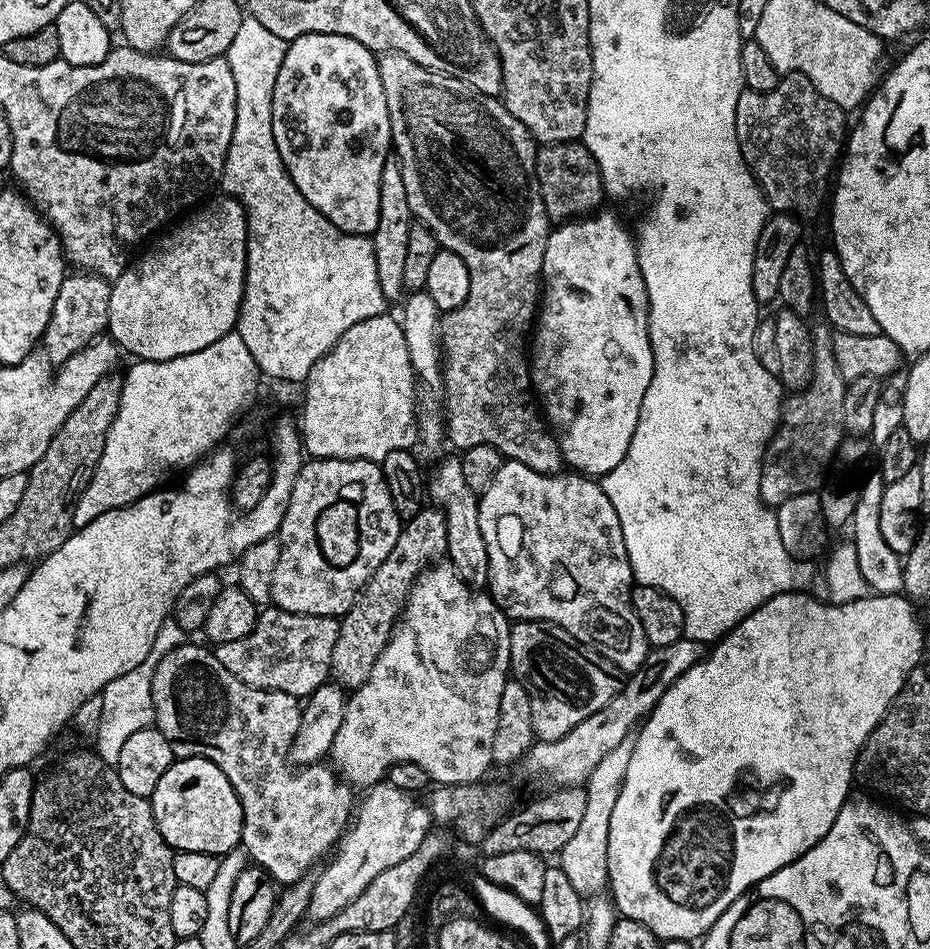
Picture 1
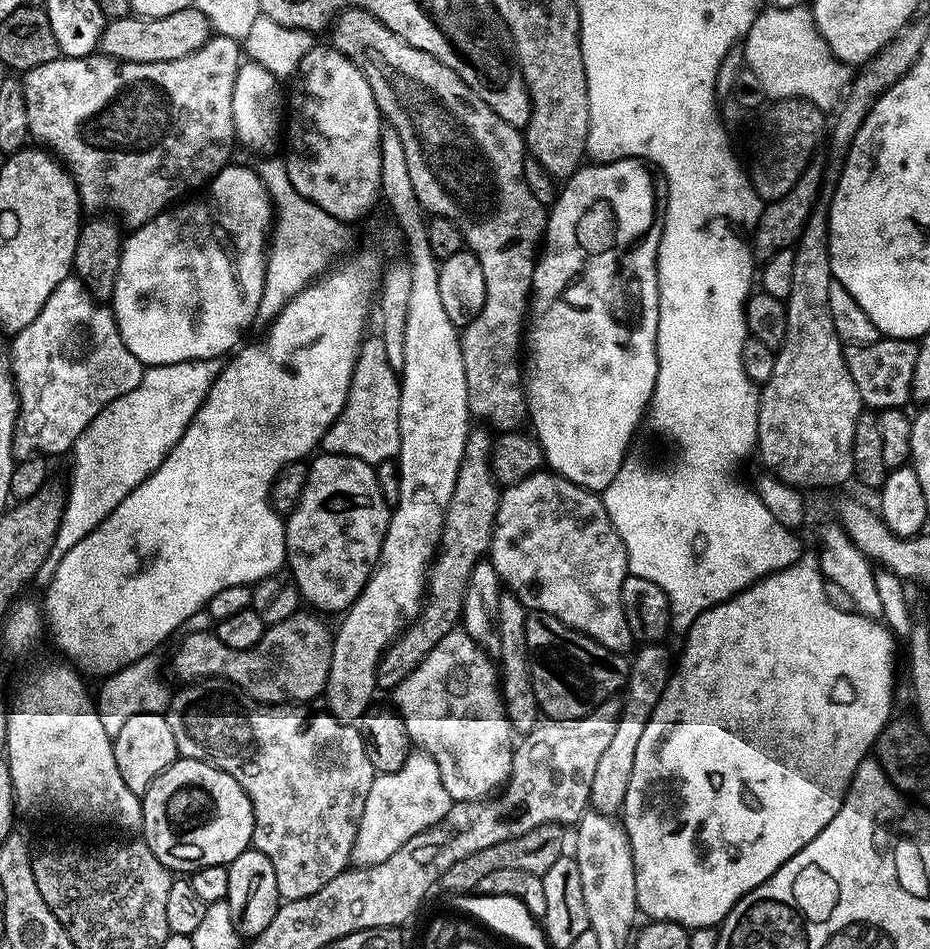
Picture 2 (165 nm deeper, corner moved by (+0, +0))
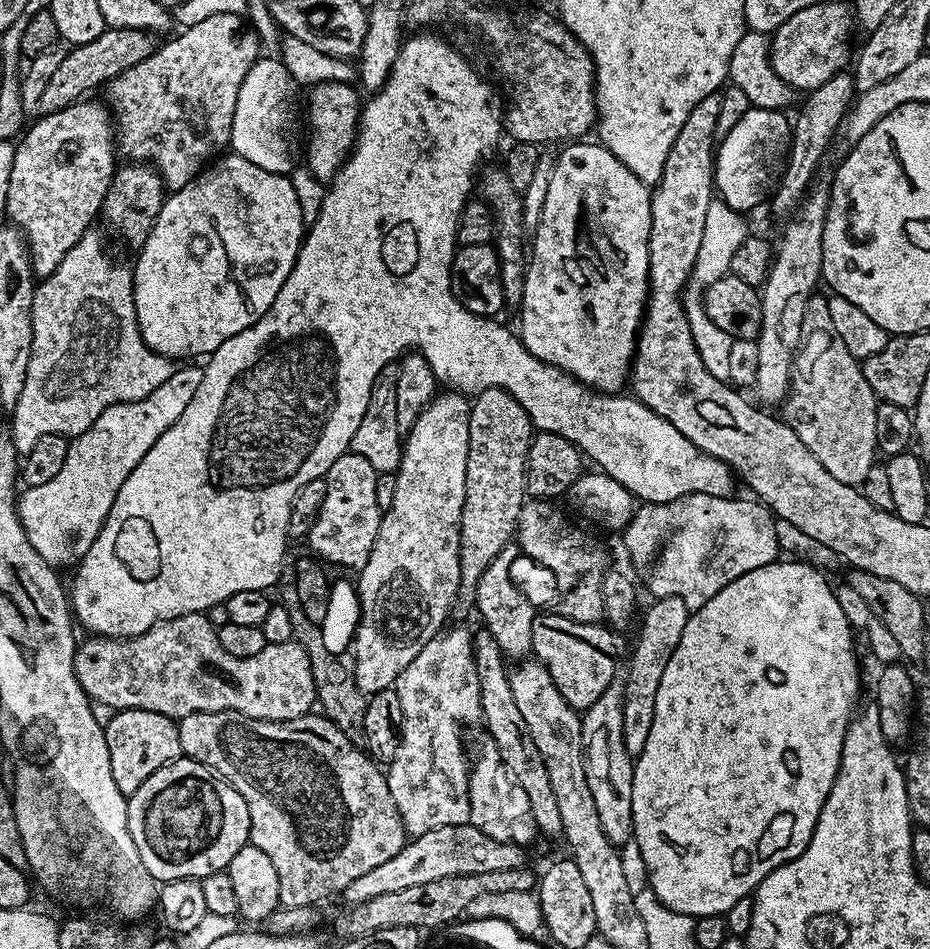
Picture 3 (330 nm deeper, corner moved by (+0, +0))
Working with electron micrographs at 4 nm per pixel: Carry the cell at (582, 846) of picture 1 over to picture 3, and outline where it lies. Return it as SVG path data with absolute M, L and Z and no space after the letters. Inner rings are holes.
M662 596L651 602L653 604L645 612L643 609L642 619L639 621L640 634L636 638L632 658L628 662L628 673L623 673L622 676L622 738L626 742L626 750L634 758L640 756L642 746L646 746L646 737L650 735L650 726L654 722L654 698L658 698L658 686L662 686L666 662L670 662L678 646L678 638L682 638L682 630L686 630L686 622L690 615L690 609L686 602L682 602L682 598Z

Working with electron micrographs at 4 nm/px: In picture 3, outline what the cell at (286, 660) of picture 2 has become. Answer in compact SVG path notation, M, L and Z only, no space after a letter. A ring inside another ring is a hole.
M195 612L194 614L182 614L178 618L170 618L161 624L155 624L150 630L146 630L137 636L127 638L113 638L111 636L94 636L89 635L88 640L79 641L76 657L74 658L74 674L82 686L82 690L87 694L89 701L105 703L112 709L119 710L122 708L141 708L142 710L154 710L154 714L166 714L173 720L179 722L183 716L189 716L195 712L237 712L243 716L249 716L255 720L293 720L299 716L307 716L313 711L316 704L316 683L312 673L312 663L307 656L306 650L295 639L277 644L267 644L254 658L234 658L234 654L226 654L222 650L222 642L218 642L216 628L207 621L205 613Z

